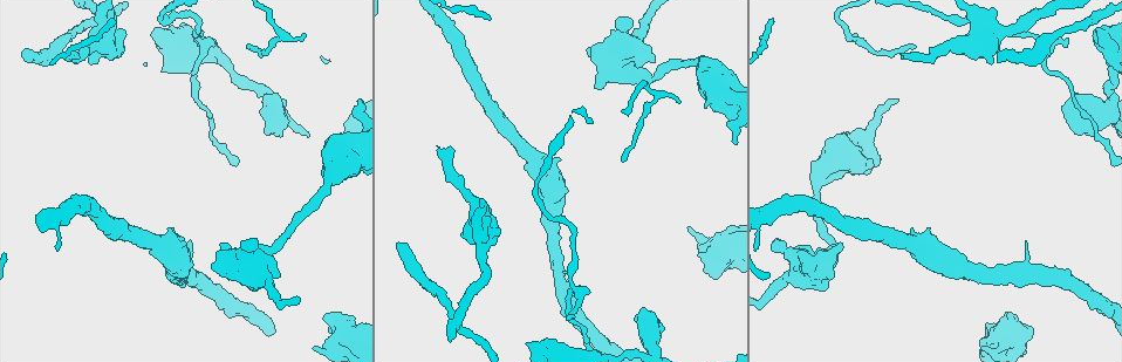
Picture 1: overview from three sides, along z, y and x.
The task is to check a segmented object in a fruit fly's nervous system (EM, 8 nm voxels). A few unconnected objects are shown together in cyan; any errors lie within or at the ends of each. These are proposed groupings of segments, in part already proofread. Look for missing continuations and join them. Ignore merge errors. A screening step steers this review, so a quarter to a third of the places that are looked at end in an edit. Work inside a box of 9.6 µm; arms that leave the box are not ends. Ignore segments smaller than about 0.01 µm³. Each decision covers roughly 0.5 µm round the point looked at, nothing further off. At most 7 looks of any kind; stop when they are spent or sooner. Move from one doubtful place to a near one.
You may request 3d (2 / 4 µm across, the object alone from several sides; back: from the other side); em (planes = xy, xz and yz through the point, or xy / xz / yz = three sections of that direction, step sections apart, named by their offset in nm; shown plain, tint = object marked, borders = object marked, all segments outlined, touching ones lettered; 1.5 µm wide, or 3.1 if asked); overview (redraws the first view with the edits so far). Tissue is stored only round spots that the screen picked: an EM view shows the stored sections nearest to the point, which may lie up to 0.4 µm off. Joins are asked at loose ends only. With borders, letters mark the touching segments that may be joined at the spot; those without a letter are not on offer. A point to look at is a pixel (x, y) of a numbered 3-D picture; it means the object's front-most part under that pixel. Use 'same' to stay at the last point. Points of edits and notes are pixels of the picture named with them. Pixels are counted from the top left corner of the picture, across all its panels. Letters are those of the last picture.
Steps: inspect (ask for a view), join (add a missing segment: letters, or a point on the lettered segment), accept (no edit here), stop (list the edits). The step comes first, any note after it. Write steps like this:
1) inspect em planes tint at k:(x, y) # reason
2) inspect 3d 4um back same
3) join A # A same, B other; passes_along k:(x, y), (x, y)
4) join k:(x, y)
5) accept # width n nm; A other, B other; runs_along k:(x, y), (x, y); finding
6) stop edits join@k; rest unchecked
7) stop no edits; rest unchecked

inspect 3d 4um at 1:(153, 35) # thick end

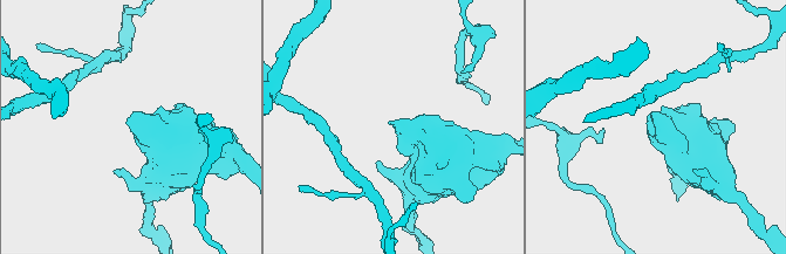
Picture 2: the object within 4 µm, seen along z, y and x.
inspect em xy step 4 tint at 2:(655, 123)

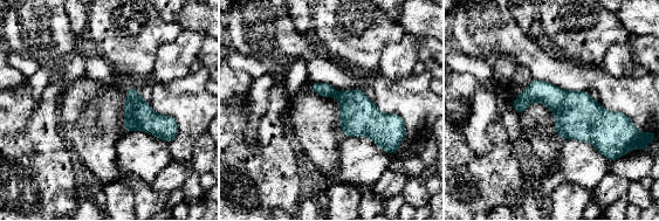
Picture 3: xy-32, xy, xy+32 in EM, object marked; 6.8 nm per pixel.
inspect em planes borders same # another direction

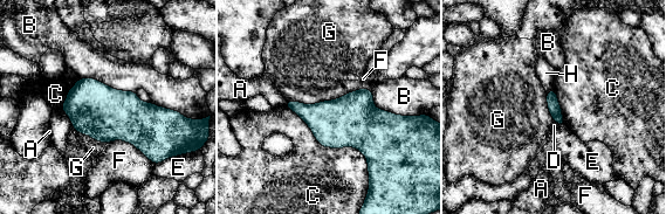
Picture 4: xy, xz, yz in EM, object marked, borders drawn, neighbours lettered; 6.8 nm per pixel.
accept # width 340 nm; A other, B other, C other, D other, E other, F other, G other, H other; none of them fits

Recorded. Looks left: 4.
inspect em xy step 4 tint at 1:(901, 57) # an open end

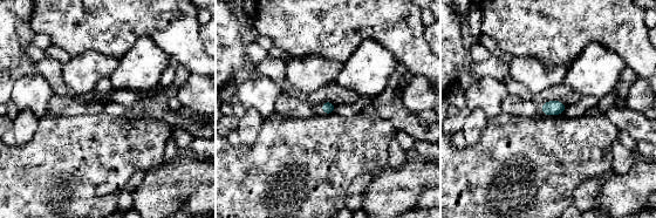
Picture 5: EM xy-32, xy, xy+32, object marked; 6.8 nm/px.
inspect em planes borders same

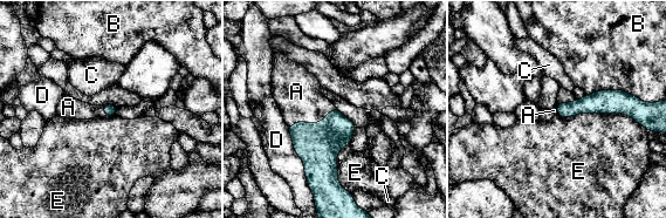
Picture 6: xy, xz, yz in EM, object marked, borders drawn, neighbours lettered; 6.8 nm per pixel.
join A # longest_contact E 600 nm; A same, B other, C other, D other, E other; passes_along 6:(317, 145), (313, 124), (296, 93); the cell continues

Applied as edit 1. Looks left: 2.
inspect em planes borders at 1:(397, 243) # branch stops here

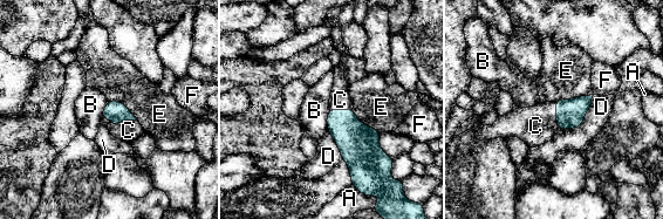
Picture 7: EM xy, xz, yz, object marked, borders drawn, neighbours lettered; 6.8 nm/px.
join C # width 140 nm; A other, B other, C same, D other, E other, F other; the cell continues

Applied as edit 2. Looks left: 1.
stop edits join@6, join@7; rest unchecked

